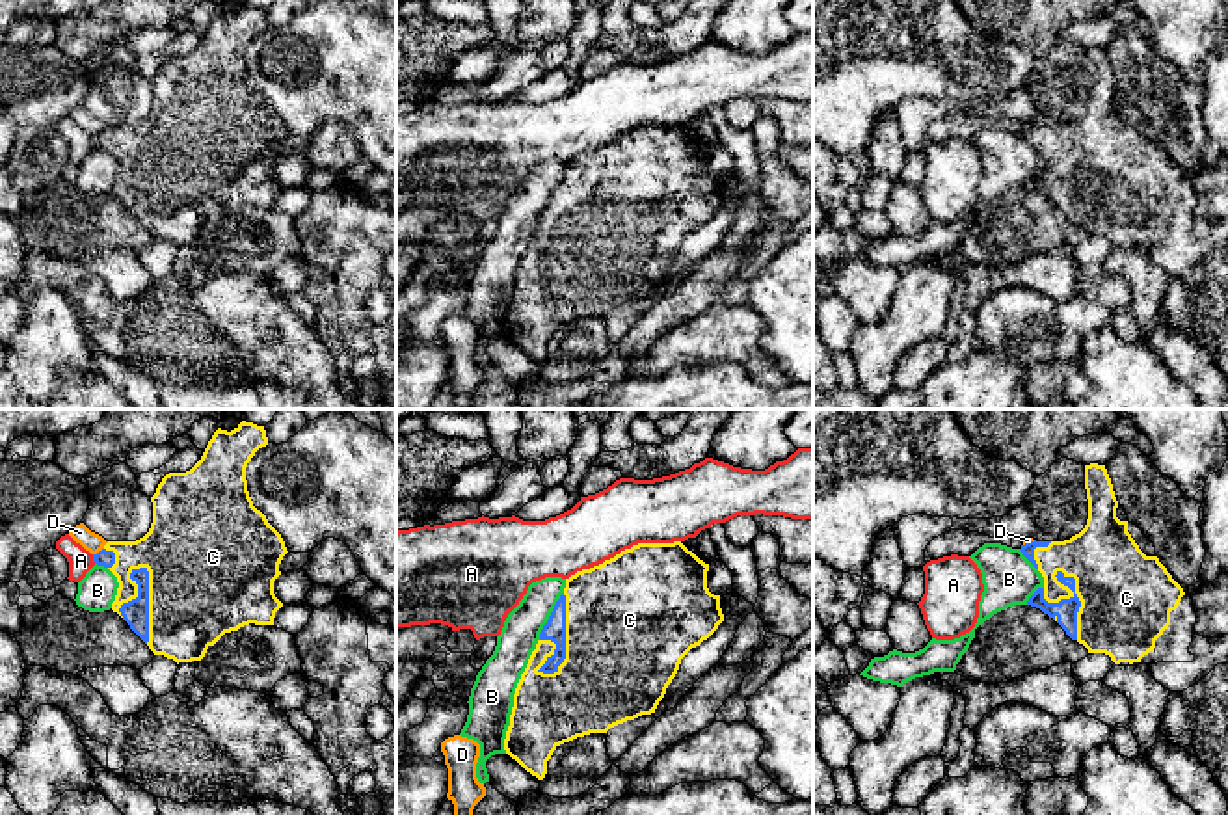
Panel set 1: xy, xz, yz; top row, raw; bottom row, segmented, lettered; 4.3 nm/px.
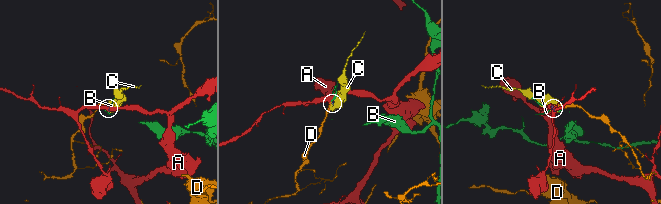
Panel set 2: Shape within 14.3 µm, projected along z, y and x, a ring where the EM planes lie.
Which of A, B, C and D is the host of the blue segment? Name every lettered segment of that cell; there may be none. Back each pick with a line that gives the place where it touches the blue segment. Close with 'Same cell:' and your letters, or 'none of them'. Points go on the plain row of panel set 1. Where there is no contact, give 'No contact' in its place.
C: Touches blue at yz (1080, 187)
Same cell: C

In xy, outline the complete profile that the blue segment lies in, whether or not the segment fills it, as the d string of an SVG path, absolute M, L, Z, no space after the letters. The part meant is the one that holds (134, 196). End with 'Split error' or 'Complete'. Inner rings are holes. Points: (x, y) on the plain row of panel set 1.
M242 4L234 13L218 11L201 43L186 56L169 56L162 61L153 86L149 115L136 125L108 125L93 138L97 149L108 151L119 166L112 194L149 229L154 238L179 246L201 244L210 229L225 216L244 208L274 208L283 186L274 177L274 164L281 158L279 147L288 136L281 117L266 99L253 89L247 74L246 50L255 35L268 28L264 9Z. Split error

